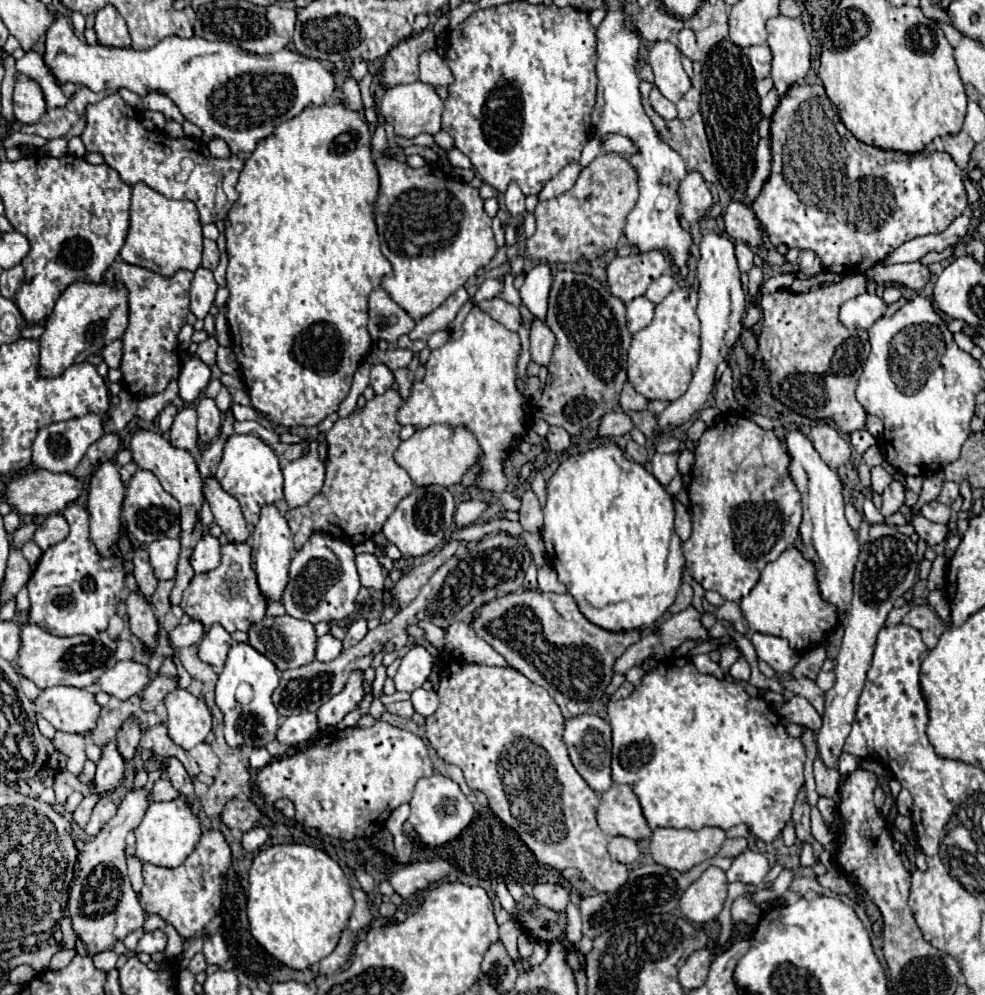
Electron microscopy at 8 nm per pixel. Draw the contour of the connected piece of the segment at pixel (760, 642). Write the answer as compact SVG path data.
M754 632L750 636L750 642L754 644L758 658L768 662L778 674L788 674L798 662L798 654L788 646L788 640L784 638Z

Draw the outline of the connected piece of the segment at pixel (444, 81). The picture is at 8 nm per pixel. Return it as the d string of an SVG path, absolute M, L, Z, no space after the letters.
M428 50L420 56L420 80L432 86L450 86L454 76L436 50Z

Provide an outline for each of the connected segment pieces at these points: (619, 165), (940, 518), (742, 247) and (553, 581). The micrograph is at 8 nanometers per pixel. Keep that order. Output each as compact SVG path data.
M598 154L586 168L582 168L576 184L550 200L538 202L536 232L526 240L526 252L532 260L548 264L568 264L578 260L592 260L616 248L624 234L624 220L636 204L638 180L636 170L622 154Z
M928 502L922 506L922 516L932 520L932 522L940 522L940 524L948 524L950 520L950 508L940 504L940 502Z
M736 242L736 258L738 258L740 272L748 272L754 266L754 252L744 242Z
M550 562L544 564L542 568L538 568L538 588L542 592L556 592L556 594L566 592L566 586L558 580L558 574Z

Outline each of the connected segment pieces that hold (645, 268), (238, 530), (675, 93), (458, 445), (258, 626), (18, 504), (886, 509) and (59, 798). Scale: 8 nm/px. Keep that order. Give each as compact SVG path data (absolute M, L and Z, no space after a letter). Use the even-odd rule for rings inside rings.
M660 250L626 258L618 256L606 268L610 292L622 302L630 302L636 296L642 296L650 282L660 278L666 270L670 270L670 260Z
M216 476L204 478L204 500L210 504L210 510L214 514L214 522L222 528L226 538L230 542L246 542L250 532L244 522L244 516L240 512L240 504L234 496L224 492L220 488L220 482Z
M656 42L650 50L650 66L656 76L658 90L672 102L678 102L690 84L688 74L680 62L680 50L672 42Z
M434 424L422 430L416 430L412 438L404 440L396 450L396 462L410 474L416 486L452 486L462 480L462 476L480 460L482 448L468 432L468 428L452 428L450 424Z
M288 614L276 616L276 618L262 618L260 622L252 624L248 630L248 642L264 656L268 656L274 666L282 672L288 668L298 668L302 664L308 664L316 656L316 644L318 636L314 626L308 620L296 620Z
M36 470L36 472L22 474L16 480L12 480L6 486L6 492L2 498L10 506L14 506L20 514L44 514L44 516L48 516L54 512L62 512L66 506L70 506L80 496L82 488L84 488L82 480L78 480L72 474L66 474L66 472L54 474L48 470Z
M894 480L894 482L884 490L882 500L884 500L884 504L882 504L882 508L880 508L880 514L882 514L884 518L888 518L888 516L892 516L894 512L898 512L900 506L904 504L904 486Z
M58 770L56 772L56 778L54 778L54 792L56 792L56 802L58 804L66 804L66 798L74 792L74 790L80 790L84 794L88 794L90 790L78 782L78 778L74 774L70 774L68 770Z

